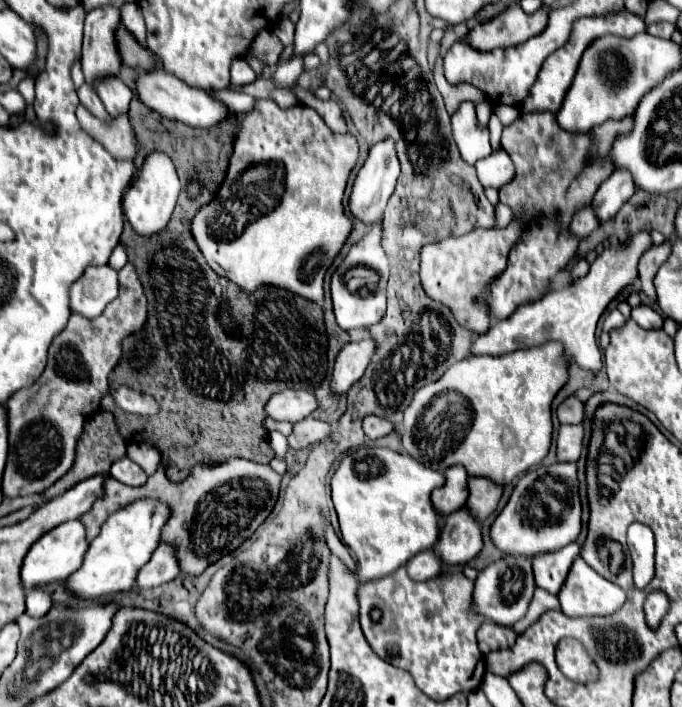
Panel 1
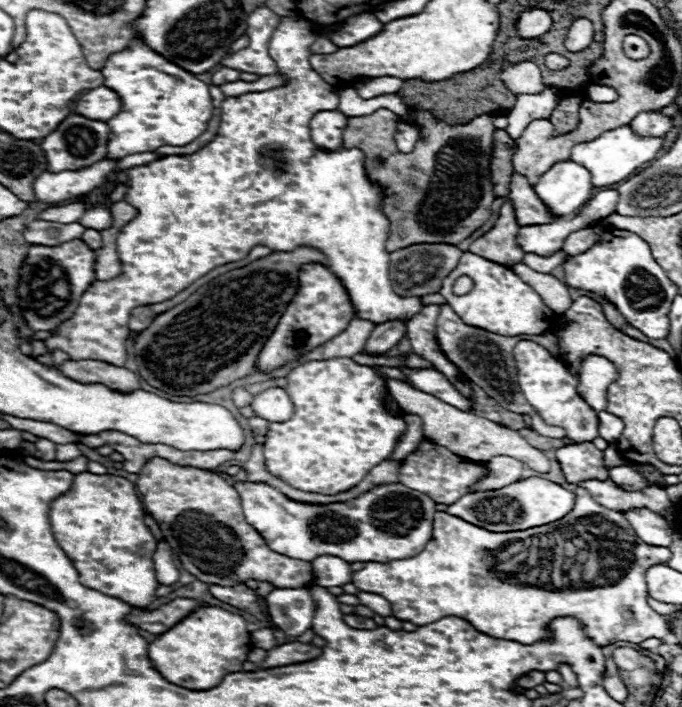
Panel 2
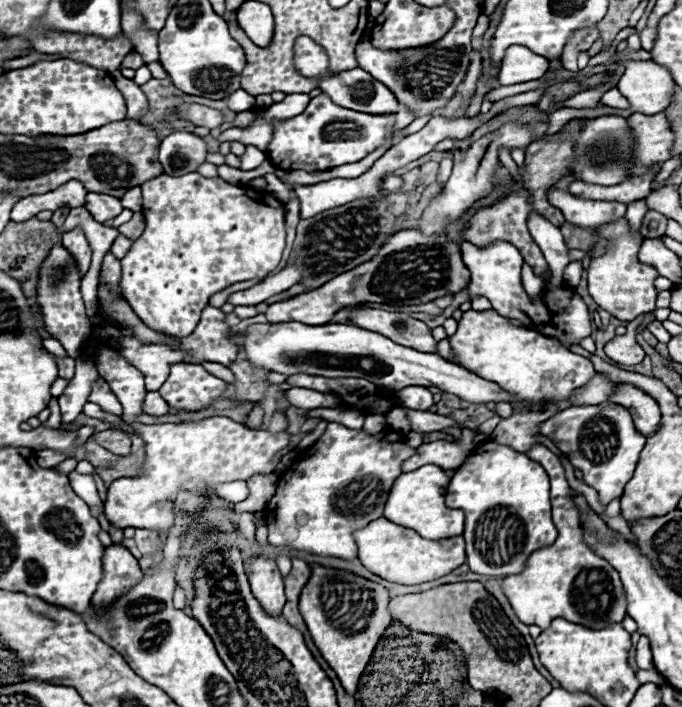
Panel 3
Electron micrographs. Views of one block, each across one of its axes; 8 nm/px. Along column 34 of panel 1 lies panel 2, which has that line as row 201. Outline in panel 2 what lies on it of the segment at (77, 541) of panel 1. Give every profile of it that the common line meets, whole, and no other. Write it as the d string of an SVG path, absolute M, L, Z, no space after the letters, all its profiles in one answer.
M572 160L558 162L542 174L534 192L554 216L570 216L592 196L590 172Z

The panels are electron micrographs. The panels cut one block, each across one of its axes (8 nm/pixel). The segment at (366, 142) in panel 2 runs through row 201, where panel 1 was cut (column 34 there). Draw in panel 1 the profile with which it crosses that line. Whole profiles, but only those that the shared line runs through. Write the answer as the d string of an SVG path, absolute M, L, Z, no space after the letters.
M126 264L118 272L118 278L120 278L120 292L118 292L116 300L112 304L108 304L106 310L94 320L86 320L86 318L80 318L78 314L72 314L68 320L68 326L50 344L48 364L46 364L42 376L30 388L18 390L8 400L8 442L10 442L12 458L6 462L4 480L2 480L2 492L6 498L40 494L70 470L70 466L74 462L76 440L82 432L82 426L84 426L86 418L98 410L100 398L110 390L108 374L120 360L122 338L144 328L146 296L144 296L142 284L134 272L134 266Z

